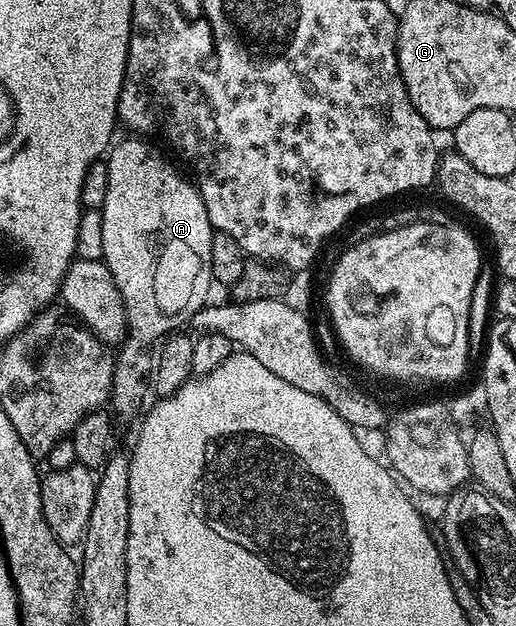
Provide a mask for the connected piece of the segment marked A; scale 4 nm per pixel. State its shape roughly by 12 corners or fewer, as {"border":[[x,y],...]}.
{"border":[[141,136],[108,151],[102,259],[127,333],[108,405],[214,285],[203,196]]}

